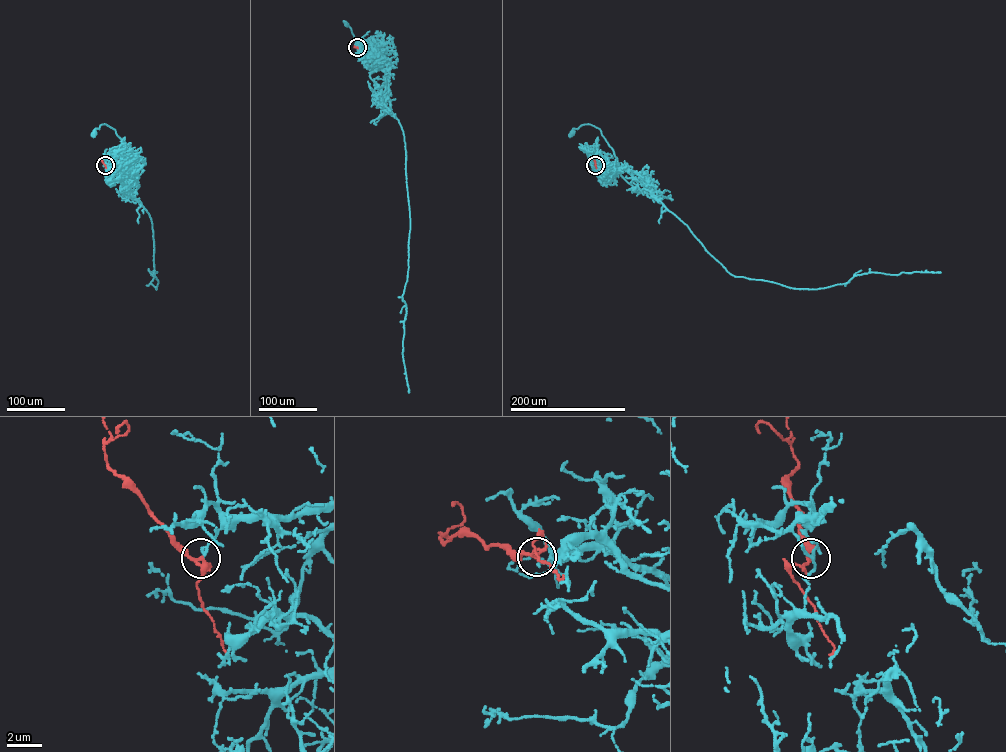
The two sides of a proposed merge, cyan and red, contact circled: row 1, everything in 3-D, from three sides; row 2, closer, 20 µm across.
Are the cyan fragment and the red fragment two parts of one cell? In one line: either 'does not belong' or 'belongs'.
does not belong

